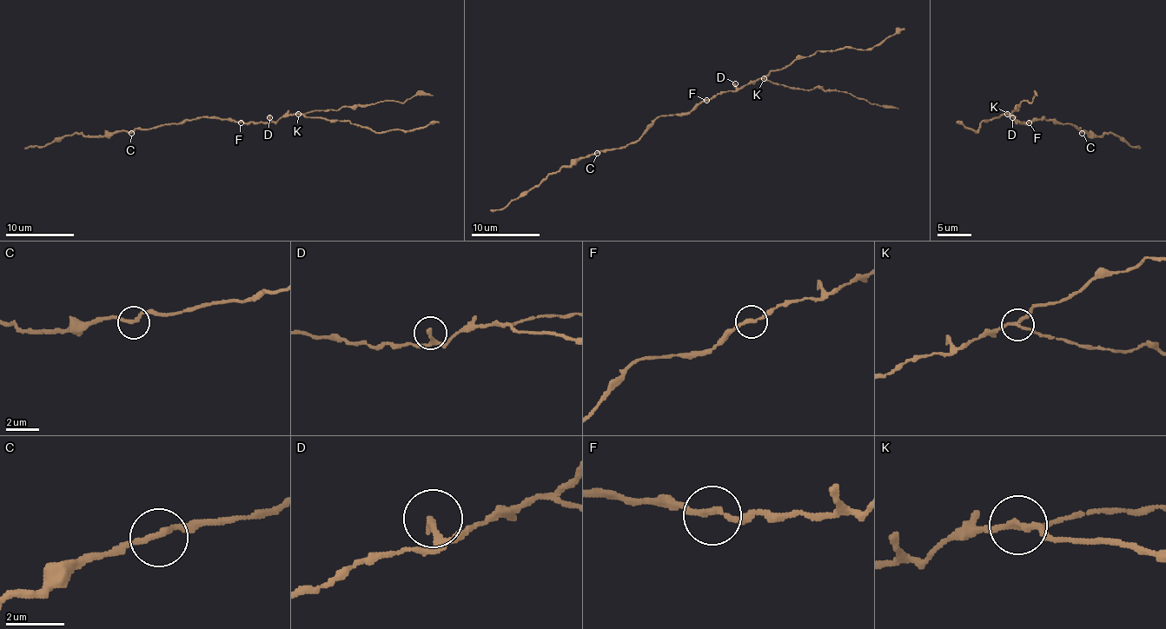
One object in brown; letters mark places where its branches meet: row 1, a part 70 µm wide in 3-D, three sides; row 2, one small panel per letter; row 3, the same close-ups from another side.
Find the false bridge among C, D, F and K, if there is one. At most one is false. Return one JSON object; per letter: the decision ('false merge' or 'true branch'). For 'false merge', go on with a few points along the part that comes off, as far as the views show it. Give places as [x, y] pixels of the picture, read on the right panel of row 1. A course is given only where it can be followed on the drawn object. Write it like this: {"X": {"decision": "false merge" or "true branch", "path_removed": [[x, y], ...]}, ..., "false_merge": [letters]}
{"C": {"decision": "true branch"}, "D": {"decision": "true branch"}, "F": {"decision": "true branch"}, "K": {"decision": "false merge", "path_removed": [[1007, 114], [1019, 109], [1016, 107], [1021, 102], [1032, 100], [1034, 96], [1037, 96]]}, "false_merge": ["K"]}

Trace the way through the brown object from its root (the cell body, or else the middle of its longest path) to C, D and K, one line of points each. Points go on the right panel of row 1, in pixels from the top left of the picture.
C: (1037, 119), (1044, 117), (1063, 124), (1073, 124), (1082, 133)
D: (1037, 119), (1019, 122), (1012, 117)
K: (1037, 119), (1017, 122), (1007, 114)

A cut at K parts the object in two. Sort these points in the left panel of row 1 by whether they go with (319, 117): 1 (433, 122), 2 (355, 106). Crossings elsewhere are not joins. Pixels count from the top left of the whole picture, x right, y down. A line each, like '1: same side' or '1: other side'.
1: same side
2: other side

